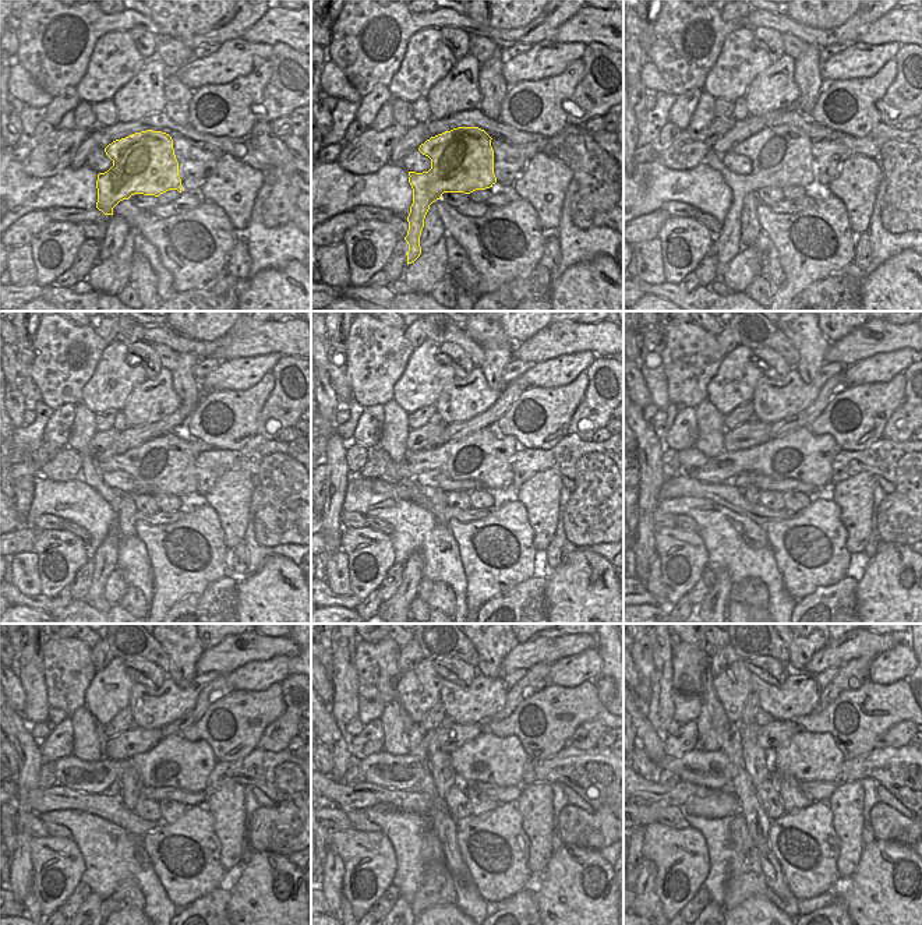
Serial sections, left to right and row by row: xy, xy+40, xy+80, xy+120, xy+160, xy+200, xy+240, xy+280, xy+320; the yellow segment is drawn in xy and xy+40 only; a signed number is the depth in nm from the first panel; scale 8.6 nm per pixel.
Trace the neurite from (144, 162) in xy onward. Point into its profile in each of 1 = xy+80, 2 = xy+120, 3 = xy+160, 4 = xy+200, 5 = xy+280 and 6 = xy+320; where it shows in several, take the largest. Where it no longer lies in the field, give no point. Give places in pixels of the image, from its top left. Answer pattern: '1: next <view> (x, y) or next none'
1: next xy+80 (781, 156)
2: next xy+120 (165, 465)
3: next xy+160 (484, 455)
4: next xy+200 (802, 455)
5: next xy+280 (488, 759)
6: next xy+320 (808, 756)

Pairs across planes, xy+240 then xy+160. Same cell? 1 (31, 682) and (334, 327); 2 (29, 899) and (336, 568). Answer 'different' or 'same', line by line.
1: same
2: same

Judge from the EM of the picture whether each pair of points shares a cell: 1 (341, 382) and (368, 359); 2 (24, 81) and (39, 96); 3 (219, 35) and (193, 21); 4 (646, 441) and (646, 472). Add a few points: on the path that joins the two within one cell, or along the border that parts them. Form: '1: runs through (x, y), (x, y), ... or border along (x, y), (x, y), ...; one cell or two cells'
1: border along (346, 343), (346, 374), (354, 399); two cells
2: runs through (28, 85), (35, 92); one cell
3: border along (229, 14), (208, 31), (198, 32), (183, 41); two cells
4: runs through (649, 448), (649, 465); one cell

